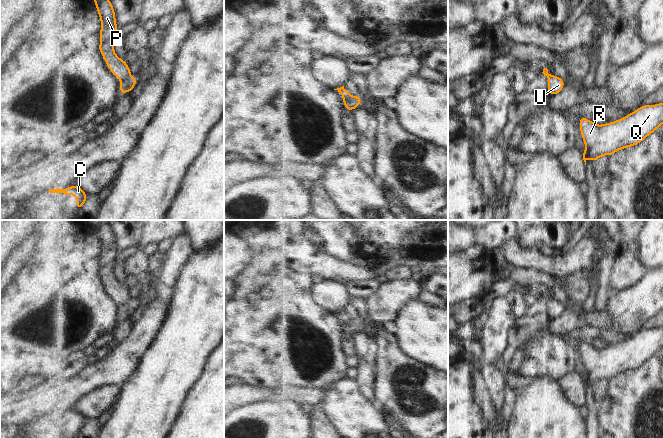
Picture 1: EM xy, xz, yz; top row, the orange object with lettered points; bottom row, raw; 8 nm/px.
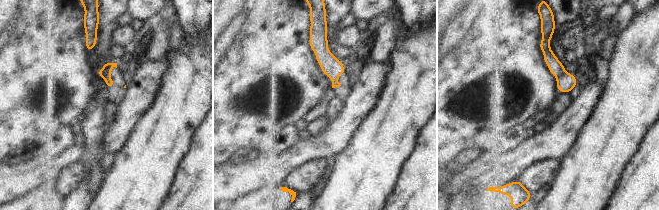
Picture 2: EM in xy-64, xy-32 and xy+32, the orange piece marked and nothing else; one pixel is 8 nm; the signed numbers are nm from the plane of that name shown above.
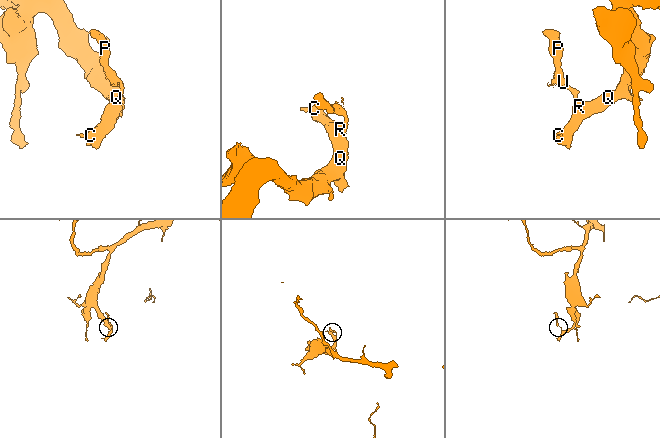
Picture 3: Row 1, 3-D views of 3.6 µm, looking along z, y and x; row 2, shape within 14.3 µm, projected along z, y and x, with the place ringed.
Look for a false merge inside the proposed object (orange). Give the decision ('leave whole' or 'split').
split

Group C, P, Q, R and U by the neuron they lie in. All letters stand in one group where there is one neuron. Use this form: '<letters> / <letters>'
C Q R U / P

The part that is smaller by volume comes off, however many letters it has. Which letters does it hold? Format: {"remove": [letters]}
{"remove": ["P"]}

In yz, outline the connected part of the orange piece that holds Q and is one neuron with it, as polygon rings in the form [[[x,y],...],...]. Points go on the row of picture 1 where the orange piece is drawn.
[[[658,103],[655,105],[643,105],[640,108],[636,109],[634,112],[629,113],[626,117],[602,125],[597,125],[583,116],[580,117],[579,123],[581,136],[586,148],[585,152],[582,153],[582,158],[586,165],[587,159],[596,162],[598,158],[603,155],[611,156],[620,149],[636,146],[637,144],[642,142],[646,137],[648,137],[651,133],[657,130],[663,124],[663,103]]]

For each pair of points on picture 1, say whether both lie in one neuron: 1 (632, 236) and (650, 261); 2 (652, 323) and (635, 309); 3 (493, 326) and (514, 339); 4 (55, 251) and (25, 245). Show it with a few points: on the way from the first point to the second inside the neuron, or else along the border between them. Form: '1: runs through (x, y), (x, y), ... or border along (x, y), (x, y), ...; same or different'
1: border along (640, 230), (638, 236), (638, 256), (643, 267); different
2: border along (652, 316), (640, 329); different
3: border along (517, 320), (509, 331), (508, 347), (502, 357); different
4: border along (33, 233), (32, 254), (20, 267); different

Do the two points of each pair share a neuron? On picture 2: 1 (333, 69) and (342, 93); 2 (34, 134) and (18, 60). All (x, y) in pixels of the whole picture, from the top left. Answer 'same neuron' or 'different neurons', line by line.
1: same neuron
2: same neuron

